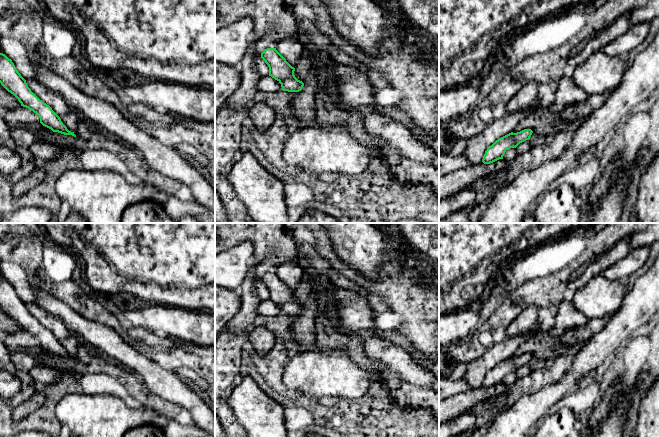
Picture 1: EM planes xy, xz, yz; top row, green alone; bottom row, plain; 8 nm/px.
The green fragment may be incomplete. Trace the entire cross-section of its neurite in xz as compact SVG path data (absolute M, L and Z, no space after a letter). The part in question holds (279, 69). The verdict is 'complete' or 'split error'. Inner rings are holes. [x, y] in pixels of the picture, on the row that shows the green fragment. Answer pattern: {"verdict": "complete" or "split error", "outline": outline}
{"verdict": "complete", "outline": "M276 48L264 49L261 58L269 67L269 76L281 84L283 91L299 92L302 90L304 83L295 77L295 68L286 61Z"}

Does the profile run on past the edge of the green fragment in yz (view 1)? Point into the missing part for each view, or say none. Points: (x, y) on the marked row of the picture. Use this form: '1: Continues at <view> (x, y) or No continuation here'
1: No continuation here

